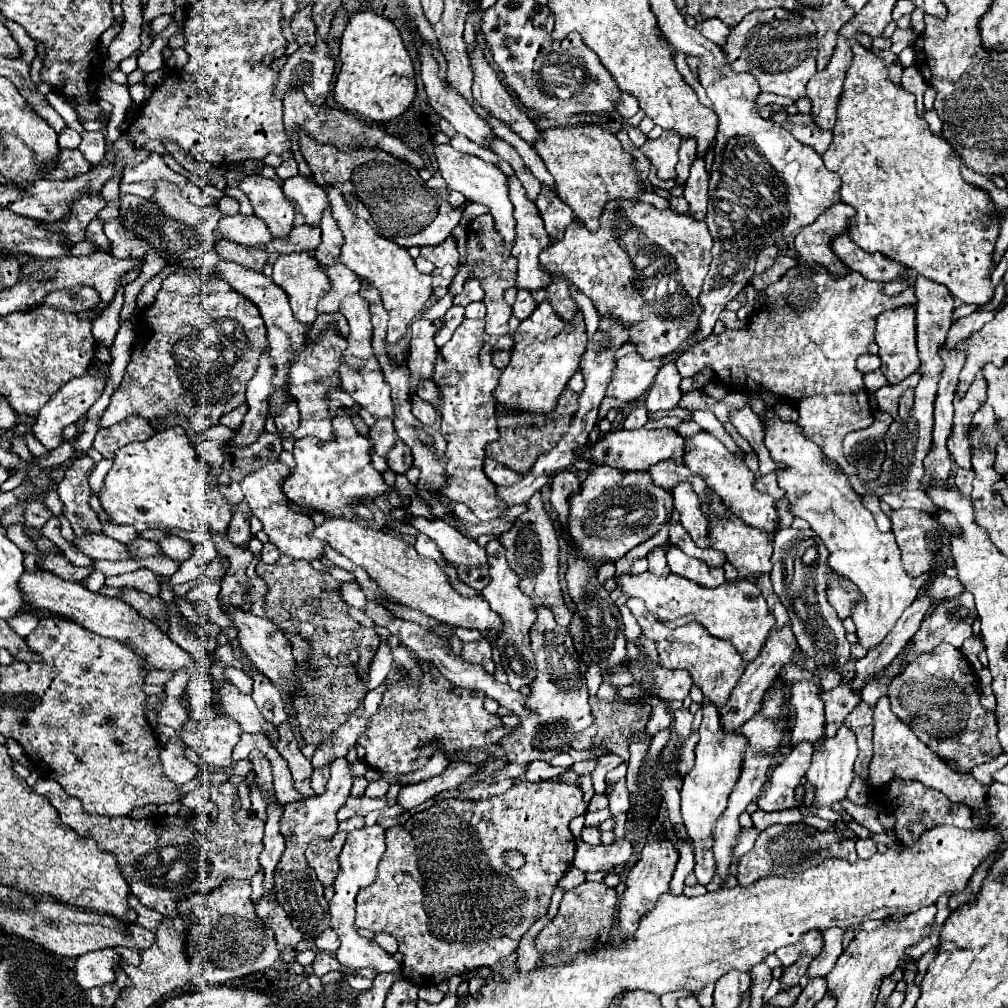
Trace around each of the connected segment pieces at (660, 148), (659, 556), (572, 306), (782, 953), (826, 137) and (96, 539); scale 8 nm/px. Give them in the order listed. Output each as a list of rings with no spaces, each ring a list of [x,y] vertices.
[[[663,132],[657,140],[647,140],[641,146],[641,152],[653,162],[661,180],[673,180],[677,176],[677,150],[679,150],[679,136],[673,132]]]
[[[667,540],[665,544],[661,546],[655,546],[649,554],[647,554],[647,562],[649,562],[649,572],[651,574],[657,574],[657,576],[667,576],[671,570],[667,566],[667,560],[665,560],[665,554],[663,550],[667,550],[667,546],[671,546],[671,542]]]
[[[551,280],[551,284],[547,288],[533,292],[533,298],[537,302],[549,300],[551,306],[557,310],[557,314],[563,314],[565,318],[571,318],[571,321],[577,316],[577,312],[581,312],[581,308],[573,302],[573,298],[569,294],[567,282],[561,282],[561,280]]]
[[[813,930],[813,932],[803,934],[803,938],[799,938],[797,944],[780,948],[775,954],[780,960],[783,960],[783,966],[791,966],[801,956],[817,958],[821,954],[821,946],[823,946],[823,938],[821,938],[821,934],[817,930]]]
[[[775,112],[771,116],[771,120],[781,124],[785,130],[789,130],[797,140],[801,140],[803,144],[815,148],[819,154],[823,154],[827,150],[827,146],[831,144],[831,130],[823,130],[819,128],[811,116],[807,114],[787,114],[787,112]]]
[[[91,534],[87,538],[75,538],[73,544],[81,552],[91,556],[93,560],[111,560],[111,562],[131,560],[131,554],[129,554],[127,546],[109,538],[109,536],[105,536],[105,534]]]

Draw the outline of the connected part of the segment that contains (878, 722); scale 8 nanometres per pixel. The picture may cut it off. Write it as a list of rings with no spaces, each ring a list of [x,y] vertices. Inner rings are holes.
[[[883,696],[877,706],[875,706],[875,730],[873,730],[873,744],[875,744],[875,754],[869,764],[869,782],[873,790],[879,790],[893,778],[911,778],[919,780],[921,784],[935,788],[943,792],[951,802],[955,804],[967,804],[971,810],[979,814],[981,820],[989,820],[989,810],[987,810],[987,786],[979,784],[971,774],[959,774],[953,772],[943,758],[939,758],[933,750],[929,750],[913,732],[911,728],[901,722],[893,712],[889,698]]]

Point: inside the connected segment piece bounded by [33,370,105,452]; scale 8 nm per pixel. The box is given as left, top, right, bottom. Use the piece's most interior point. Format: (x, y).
(73, 400)

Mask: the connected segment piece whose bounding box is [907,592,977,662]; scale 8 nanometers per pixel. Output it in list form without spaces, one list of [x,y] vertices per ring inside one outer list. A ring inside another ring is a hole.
[[[969,592],[939,602],[923,620],[921,630],[915,634],[907,660],[911,662],[919,654],[931,652],[939,642],[949,642],[961,648],[961,644],[973,636],[971,624],[975,618],[975,602]]]

